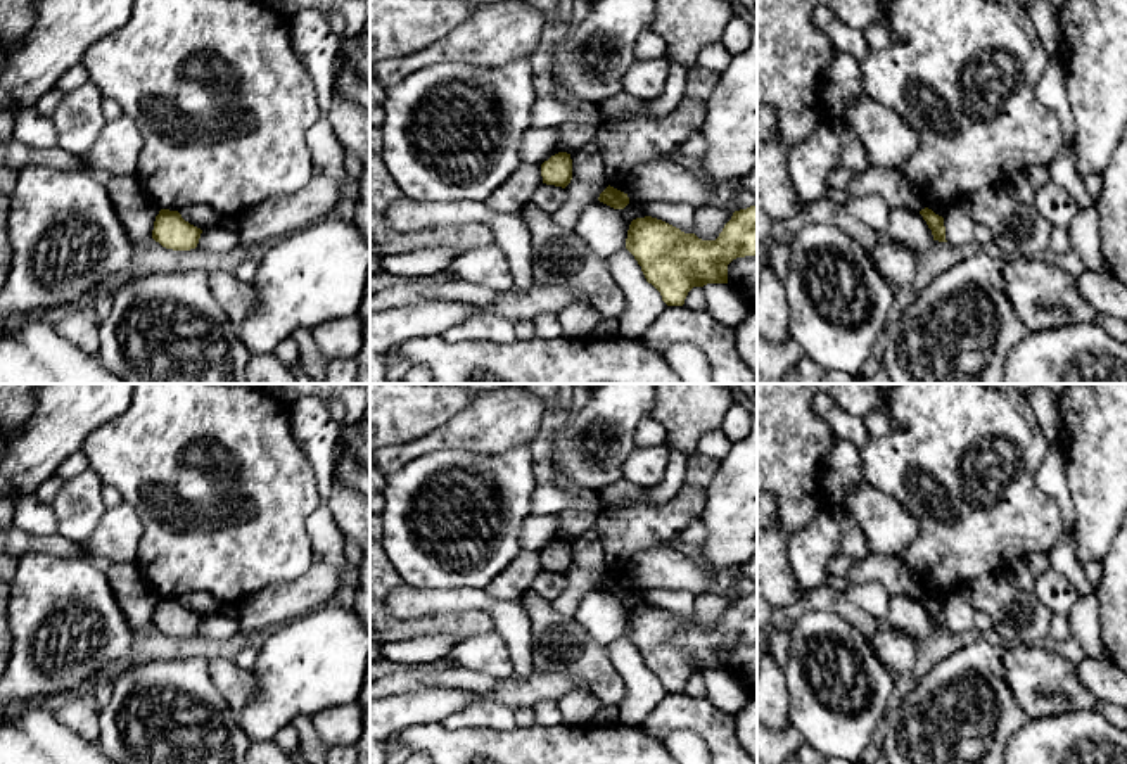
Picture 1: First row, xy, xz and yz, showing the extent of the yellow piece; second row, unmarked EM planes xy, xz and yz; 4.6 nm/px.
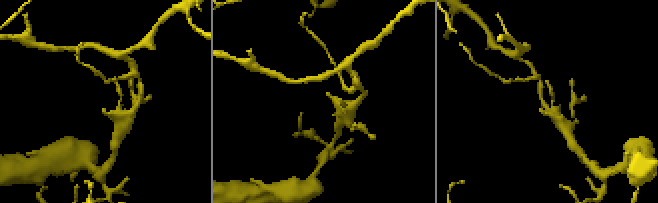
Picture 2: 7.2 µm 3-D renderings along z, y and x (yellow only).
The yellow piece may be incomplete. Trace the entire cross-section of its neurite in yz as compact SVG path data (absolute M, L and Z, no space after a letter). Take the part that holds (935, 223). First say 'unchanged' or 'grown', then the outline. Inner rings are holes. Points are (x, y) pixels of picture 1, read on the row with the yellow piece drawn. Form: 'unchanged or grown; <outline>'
unchanged; M925 207L920 211L923 220L926 221L928 228L932 230L933 240L947 242L946 240L946 226L944 218L935 214L932 209Z

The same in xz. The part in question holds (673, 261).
unchanged; M757 206L735 211L716 240L702 240L695 233L652 218L631 221L626 249L634 256L648 283L662 296L667 306L683 306L693 287L728 283L728 264L736 258L757 256Z

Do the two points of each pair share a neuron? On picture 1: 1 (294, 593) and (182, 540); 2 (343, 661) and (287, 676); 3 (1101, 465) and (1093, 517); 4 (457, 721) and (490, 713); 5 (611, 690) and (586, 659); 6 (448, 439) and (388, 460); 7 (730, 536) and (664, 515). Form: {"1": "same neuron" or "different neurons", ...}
{"1": "different neurons", "2": "same neuron", "3": "same neuron", "4": "same neuron", "5": "same neuron", "6": "same neuron", "7": "different neurons"}

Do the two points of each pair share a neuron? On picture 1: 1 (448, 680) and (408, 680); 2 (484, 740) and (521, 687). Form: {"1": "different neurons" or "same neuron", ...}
{"1": "same neuron", "2": "different neurons"}

